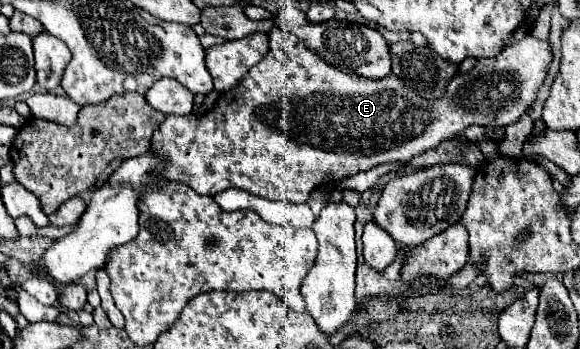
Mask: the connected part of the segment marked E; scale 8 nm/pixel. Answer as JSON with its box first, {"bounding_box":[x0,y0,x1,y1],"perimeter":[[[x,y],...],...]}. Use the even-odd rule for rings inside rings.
{"bounding_box":[149,27,551,203],"perimeter":[[[273,27],[269,31],[269,53],[243,75],[237,87],[219,95],[215,105],[203,115],[167,115],[153,133],[149,151],[163,159],[161,175],[165,179],[185,183],[201,195],[215,195],[227,187],[237,187],[271,201],[305,203],[311,191],[323,183],[337,183],[385,161],[409,161],[437,147],[443,139],[461,135],[469,125],[503,129],[515,123],[533,107],[551,59],[551,43],[525,31],[521,41],[507,45],[495,57],[493,69],[485,69],[479,75],[455,75],[447,85],[445,99],[431,103],[417,97],[393,73],[375,81],[339,71],[319,59],[295,35]]]}

